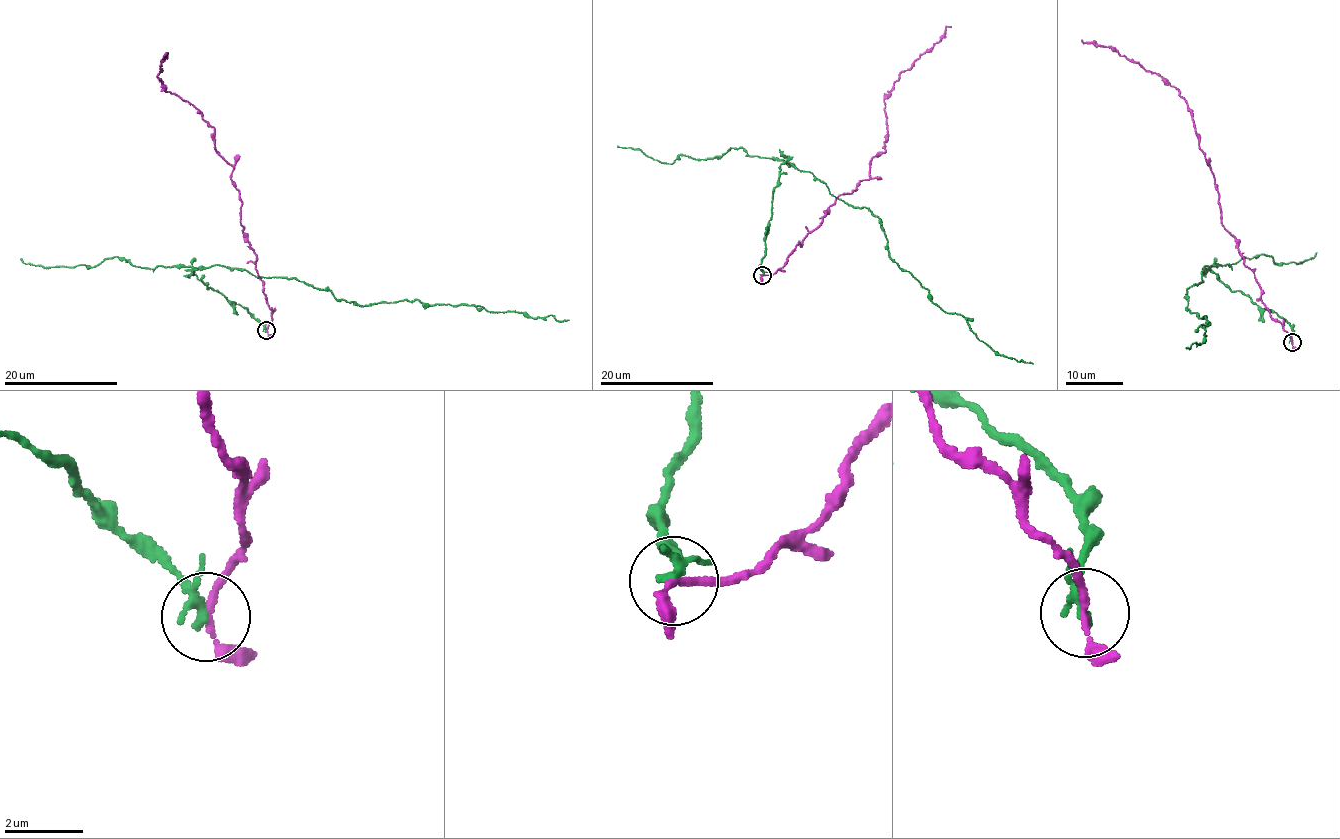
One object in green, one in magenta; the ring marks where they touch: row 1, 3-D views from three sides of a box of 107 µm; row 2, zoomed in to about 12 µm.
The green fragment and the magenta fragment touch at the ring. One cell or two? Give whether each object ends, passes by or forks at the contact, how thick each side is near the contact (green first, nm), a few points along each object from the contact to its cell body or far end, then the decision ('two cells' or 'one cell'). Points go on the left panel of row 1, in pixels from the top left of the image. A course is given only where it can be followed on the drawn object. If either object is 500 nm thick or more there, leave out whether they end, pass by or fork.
green passes by; magenta passes by; calibres 180 and 150 nm; course green (266, 330), (249, 311), (206, 288), (195, 268), (304, 281), (361, 305), (417, 299), (569, 319); course magenta (266, 330), (271, 309), (243, 232), (233, 167), (199, 109), (164, 91), (158, 77), (167, 53); two cells

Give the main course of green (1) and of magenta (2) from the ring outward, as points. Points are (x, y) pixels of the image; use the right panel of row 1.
1: (1292, 342), (1287, 321), (1208, 266), (1184, 296), (1210, 323), (1200, 326), (1204, 340), (1186, 347)
2: (1292, 342), (1262, 301), (1254, 271), (1222, 226), (1215, 178), (1177, 88), (1108, 47), (1081, 40)

